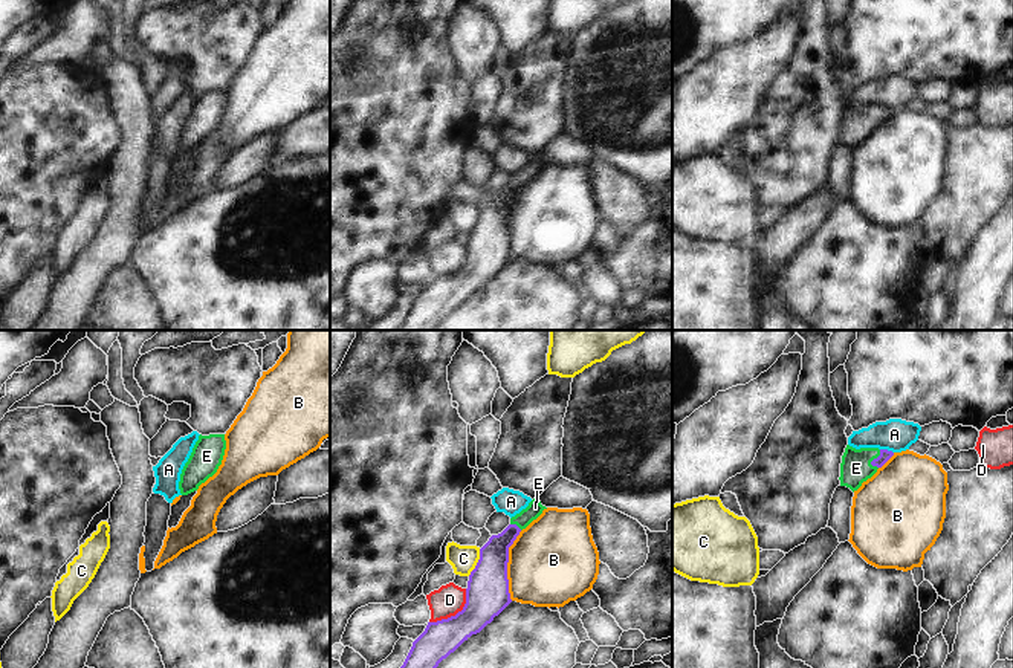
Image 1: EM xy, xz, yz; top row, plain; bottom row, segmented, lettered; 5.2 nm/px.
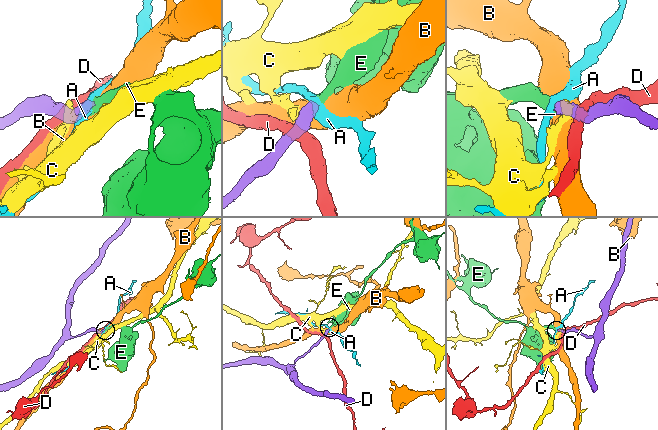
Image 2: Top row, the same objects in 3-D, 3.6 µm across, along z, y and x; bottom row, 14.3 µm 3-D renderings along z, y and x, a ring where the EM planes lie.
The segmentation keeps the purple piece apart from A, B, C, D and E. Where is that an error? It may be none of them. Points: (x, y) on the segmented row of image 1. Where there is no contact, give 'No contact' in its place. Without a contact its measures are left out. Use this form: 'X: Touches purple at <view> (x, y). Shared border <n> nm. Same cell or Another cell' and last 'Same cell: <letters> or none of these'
A: Touches purple at yz (886, 450). Shared border 80 nm. Another cell
B: Touches purple at xz (506, 566). Shared border 380 nm. Another cell
C: Touches purple at xz (477, 563). Shared border 160 nm. Another cell
D: Touches purple at xz (457, 613). Shared border 260 nm. Another cell
E: Touches purple at yz (873, 460). Shared border 110 nm. Same cell
Same cell: E.

